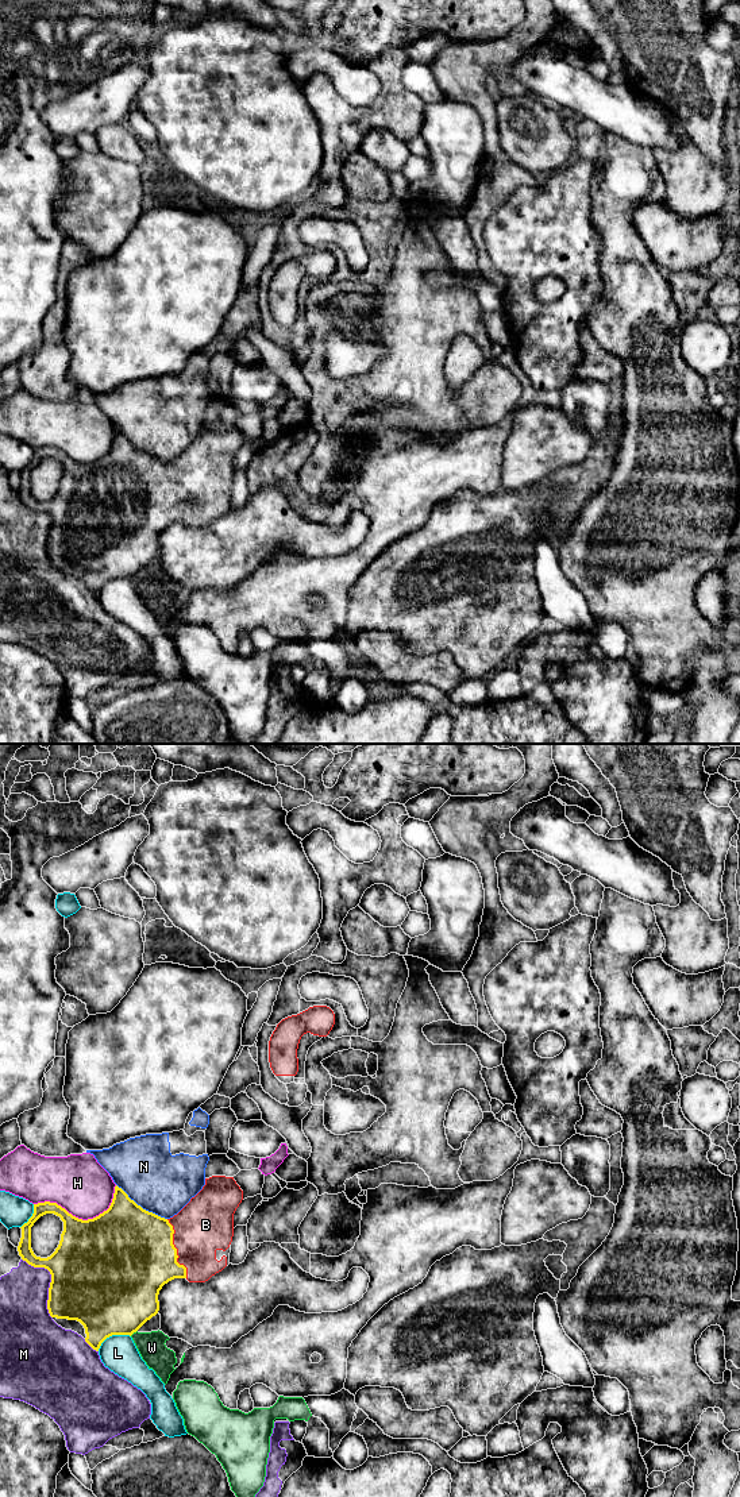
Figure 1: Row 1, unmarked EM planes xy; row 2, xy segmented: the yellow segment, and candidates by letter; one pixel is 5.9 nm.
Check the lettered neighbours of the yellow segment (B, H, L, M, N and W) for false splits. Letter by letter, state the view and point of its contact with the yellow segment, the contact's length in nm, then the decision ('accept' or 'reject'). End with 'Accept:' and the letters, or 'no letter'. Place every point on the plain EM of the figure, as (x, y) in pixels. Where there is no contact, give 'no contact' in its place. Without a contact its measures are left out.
B: xy (176, 493) | 380 nm | accept
H: xy (81, 463) | 500 nm | reject
L: xy (112, 578) | 220 nm | reject
M: xy (51, 525) | 400 nm | reject
N: xy (141, 451) | 360 nm | reject
W: xy (133, 577) | 60 nm | reject
Accept: B

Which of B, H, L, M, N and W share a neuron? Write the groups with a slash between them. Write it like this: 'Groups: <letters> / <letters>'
Groups: B / H / L / M / N / W

